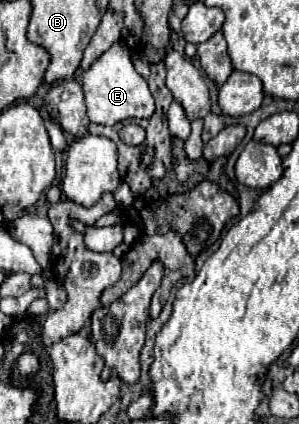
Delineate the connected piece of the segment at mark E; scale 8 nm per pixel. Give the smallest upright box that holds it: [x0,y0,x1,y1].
[83,42,155,126]

